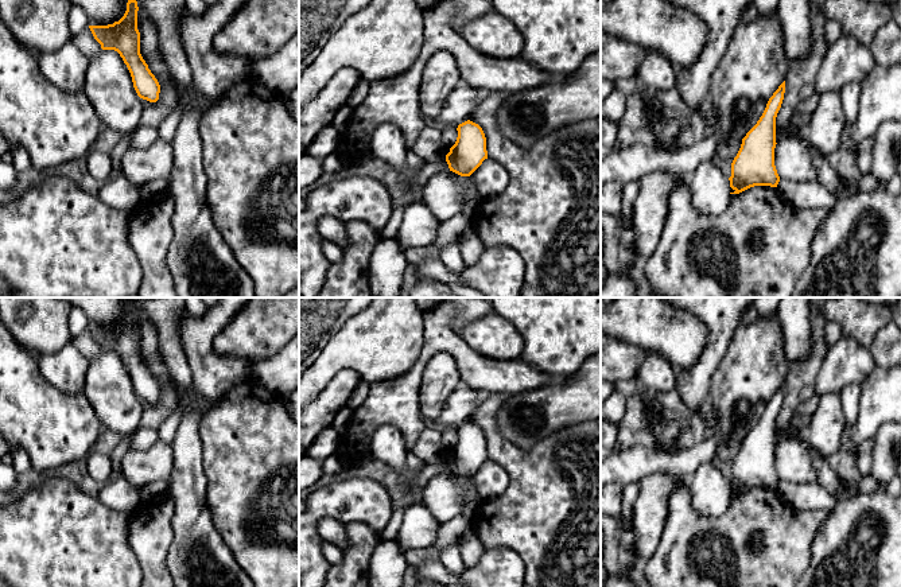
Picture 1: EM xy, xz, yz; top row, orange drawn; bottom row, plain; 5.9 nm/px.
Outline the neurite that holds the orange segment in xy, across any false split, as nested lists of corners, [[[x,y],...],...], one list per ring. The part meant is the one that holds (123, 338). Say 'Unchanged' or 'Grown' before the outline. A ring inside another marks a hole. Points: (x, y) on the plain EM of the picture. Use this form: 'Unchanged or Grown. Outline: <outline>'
Unchanged. Outline: [[[131,300],[119,323],[108,327],[89,327],[89,330],[102,351],[114,351],[120,355],[131,374],[137,397],[149,404],[156,404],[160,386],[140,355],[137,312],[137,303]]]

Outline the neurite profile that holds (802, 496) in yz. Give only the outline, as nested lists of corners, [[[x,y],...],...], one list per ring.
[[[780,481],[777,491],[782,498],[800,510],[832,510],[840,501],[826,490],[819,482],[793,483]]]

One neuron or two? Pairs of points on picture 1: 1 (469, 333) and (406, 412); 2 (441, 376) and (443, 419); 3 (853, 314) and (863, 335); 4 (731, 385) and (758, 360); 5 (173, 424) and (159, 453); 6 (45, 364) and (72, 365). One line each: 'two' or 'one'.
1: two
2: two
3: one
4: one
5: two
6: one

